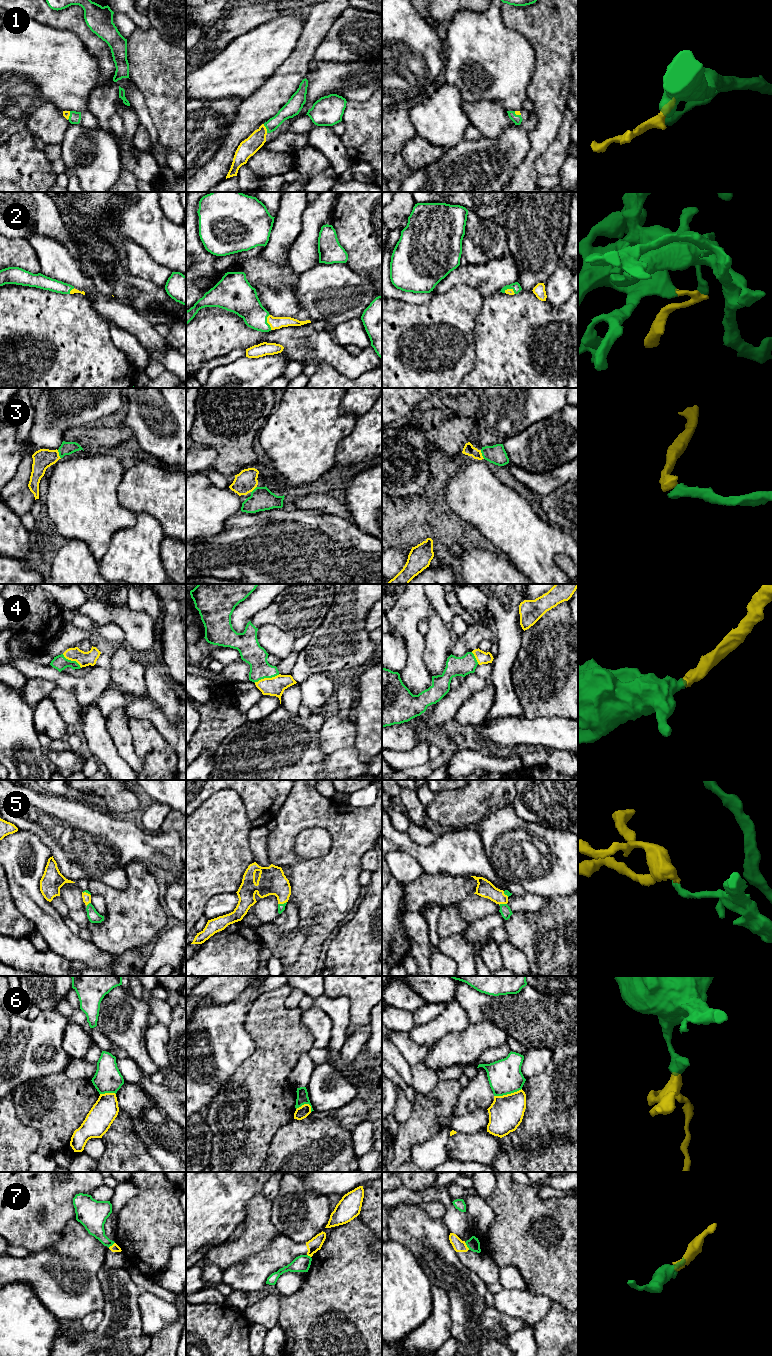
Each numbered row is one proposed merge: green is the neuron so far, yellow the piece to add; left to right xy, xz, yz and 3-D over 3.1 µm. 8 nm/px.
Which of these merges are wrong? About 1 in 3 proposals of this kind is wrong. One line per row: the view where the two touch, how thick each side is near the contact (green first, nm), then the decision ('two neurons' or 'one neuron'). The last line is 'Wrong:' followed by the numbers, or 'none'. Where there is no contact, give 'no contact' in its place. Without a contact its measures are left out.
1: meets green in xz; 120 nm thick on the green side, 140 nm on the other; one neuron
2: meets green in xz; 240 nm thick on the green side, 100 nm on the other; one neuron
3: meets green in yz; 160 nm thick on the green side, 90 nm on the other; one neuron
4: meets green in xz; 180 nm thick on the green side, 160 nm on the other; one neuron
5: meets green in xz; 60 nm thick on the green side, 220 nm on the other; one neuron
6: meets green in yz; 280 nm thick on the green side, 280 nm on the other; two neurons
7: meets green in yz; 100 nm thick on the green side, 100 nm on the other; two neurons
Wrong: 6, 7

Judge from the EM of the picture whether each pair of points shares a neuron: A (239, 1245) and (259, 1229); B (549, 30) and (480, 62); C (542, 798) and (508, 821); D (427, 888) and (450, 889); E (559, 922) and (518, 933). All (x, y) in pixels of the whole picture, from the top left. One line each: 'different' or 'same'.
A: same
B: different
C: different
D: same
E: same

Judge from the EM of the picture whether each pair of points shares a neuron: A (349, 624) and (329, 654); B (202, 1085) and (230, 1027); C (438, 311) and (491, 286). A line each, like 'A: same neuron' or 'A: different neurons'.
A: same neuron
B: same neuron
C: different neurons

